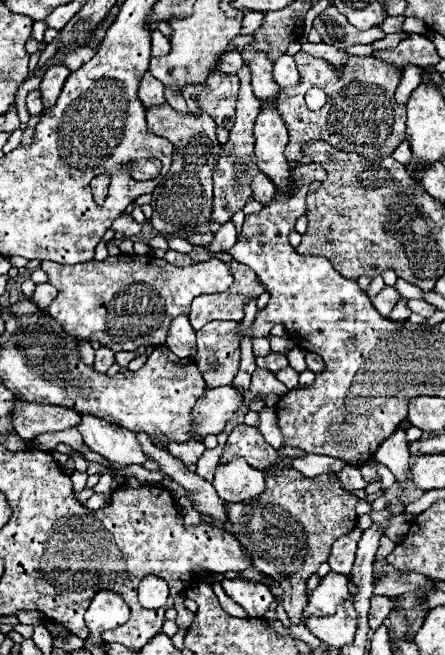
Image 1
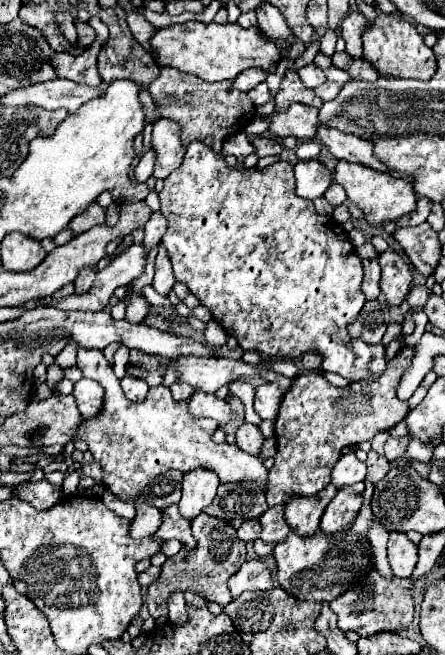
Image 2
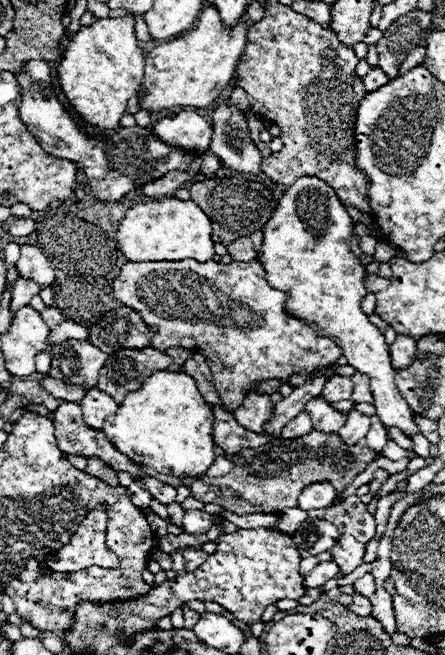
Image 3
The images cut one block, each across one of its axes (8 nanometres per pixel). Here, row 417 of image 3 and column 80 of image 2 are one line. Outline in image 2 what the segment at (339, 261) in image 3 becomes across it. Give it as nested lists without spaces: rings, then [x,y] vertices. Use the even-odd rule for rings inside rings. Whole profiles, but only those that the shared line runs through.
[[[80,378],[76,384],[74,384],[74,398],[76,398],[76,404],[78,404],[78,410],[84,418],[92,418],[98,414],[98,410],[102,408],[102,396],[104,396],[104,390],[98,382],[92,382],[92,380],[86,380],[86,378]]]

